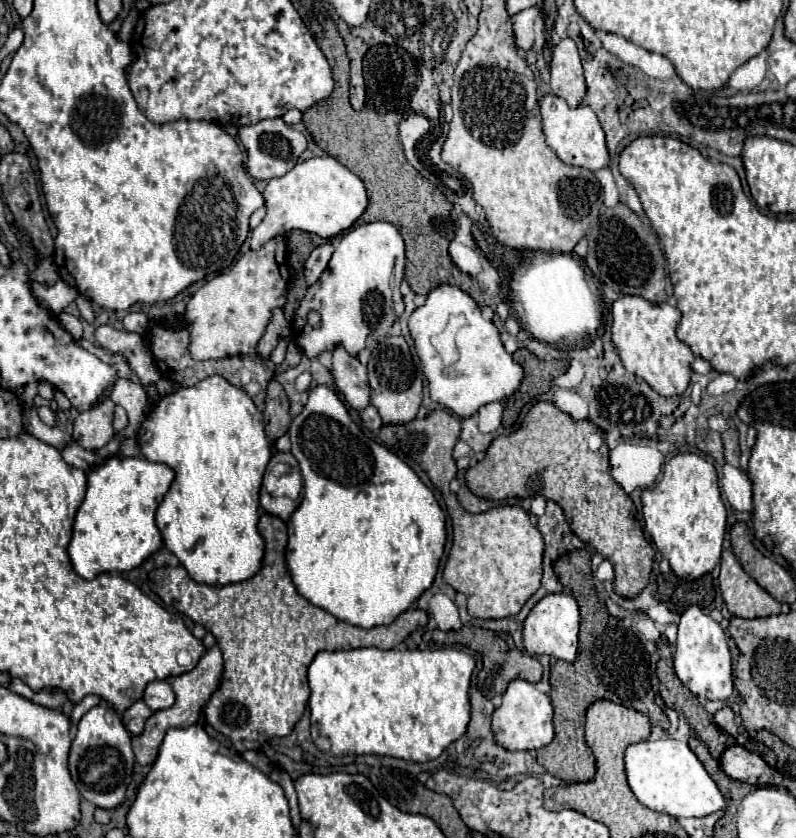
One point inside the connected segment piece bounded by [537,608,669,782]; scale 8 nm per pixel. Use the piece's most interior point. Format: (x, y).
(610, 664)

